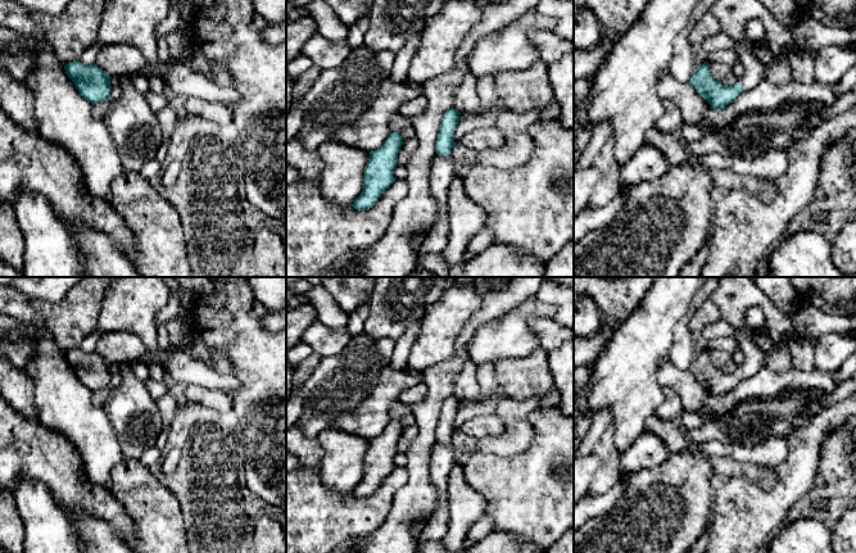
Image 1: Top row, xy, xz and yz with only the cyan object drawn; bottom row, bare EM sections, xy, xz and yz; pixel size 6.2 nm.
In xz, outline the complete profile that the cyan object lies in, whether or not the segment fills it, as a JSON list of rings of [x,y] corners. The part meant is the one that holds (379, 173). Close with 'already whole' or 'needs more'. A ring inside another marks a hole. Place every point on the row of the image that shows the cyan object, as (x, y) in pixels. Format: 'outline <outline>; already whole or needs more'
outline [[[391,132],[380,148],[370,151],[363,190],[352,204],[354,209],[366,210],[373,207],[380,195],[395,181],[394,168],[402,145],[400,133]]]; already whole

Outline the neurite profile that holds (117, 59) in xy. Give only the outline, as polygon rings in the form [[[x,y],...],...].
[[[121,42],[105,45],[98,54],[95,64],[116,78],[140,71],[146,65],[146,58],[133,44]]]

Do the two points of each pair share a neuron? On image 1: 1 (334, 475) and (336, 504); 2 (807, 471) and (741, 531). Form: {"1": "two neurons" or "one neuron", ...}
{"1": "two neurons", "2": "one neuron"}

